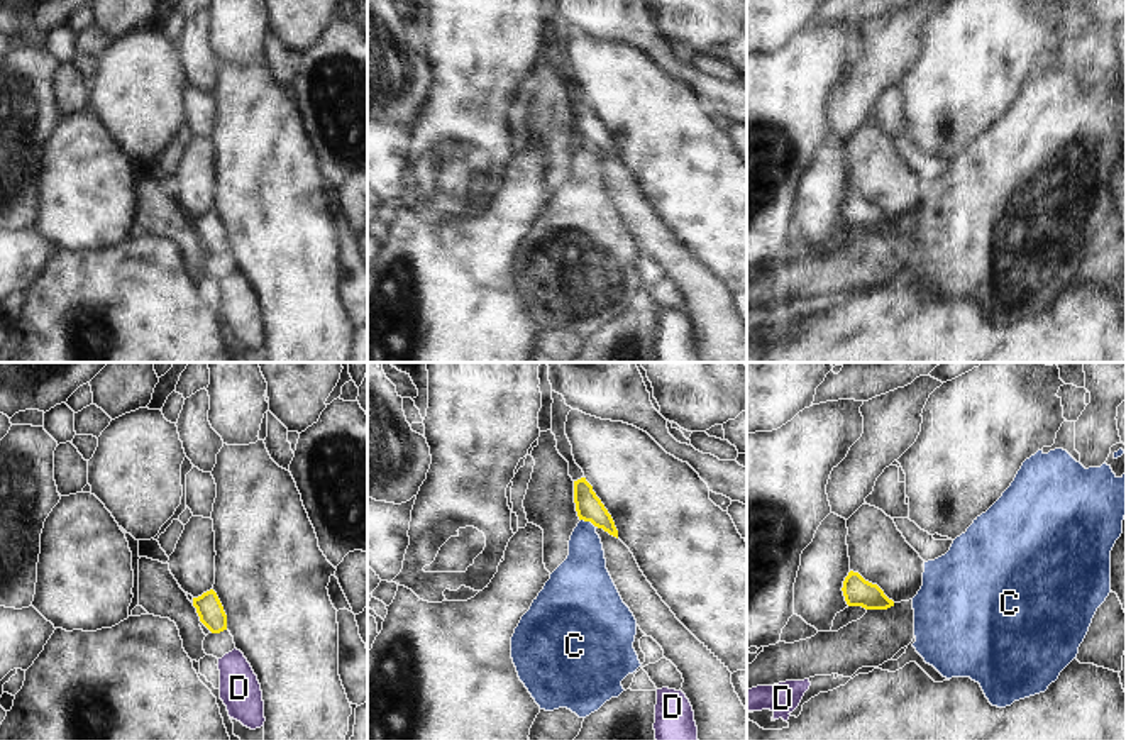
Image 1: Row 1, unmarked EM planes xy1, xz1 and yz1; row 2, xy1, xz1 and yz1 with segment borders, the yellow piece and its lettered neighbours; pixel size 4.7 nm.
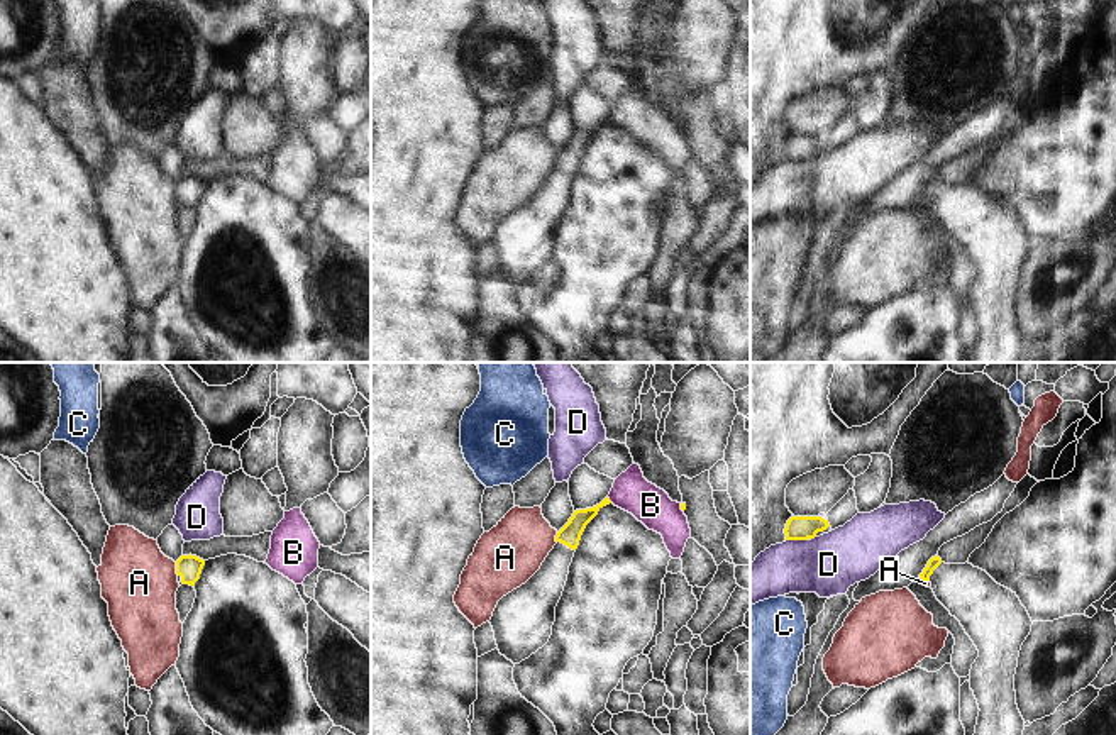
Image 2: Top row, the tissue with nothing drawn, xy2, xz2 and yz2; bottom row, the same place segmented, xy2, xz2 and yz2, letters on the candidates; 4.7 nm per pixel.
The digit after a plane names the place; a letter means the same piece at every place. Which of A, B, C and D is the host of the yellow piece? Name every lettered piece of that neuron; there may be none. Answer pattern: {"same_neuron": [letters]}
{"same_neuron": []}

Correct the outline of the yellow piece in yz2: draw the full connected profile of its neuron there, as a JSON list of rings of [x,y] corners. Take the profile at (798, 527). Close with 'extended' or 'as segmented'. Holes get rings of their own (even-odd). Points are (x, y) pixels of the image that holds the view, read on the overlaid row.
[[[791,517],[786,523],[786,540],[815,539],[818,532],[830,527],[828,520],[821,517]]]; as segmented

